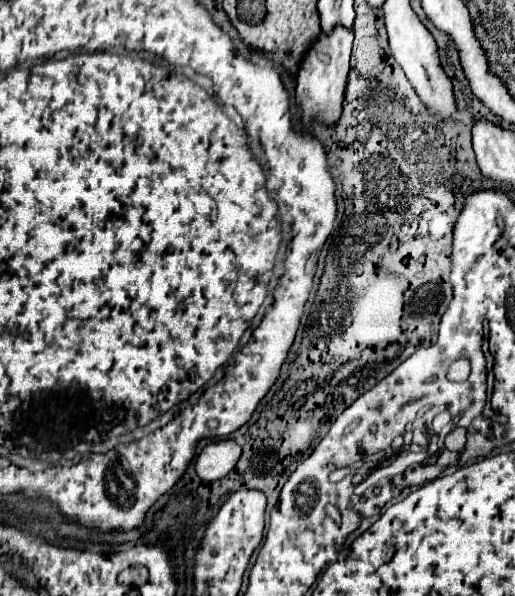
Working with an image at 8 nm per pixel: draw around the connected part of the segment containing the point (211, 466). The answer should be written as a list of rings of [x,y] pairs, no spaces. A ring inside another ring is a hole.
[[[233,439],[209,443],[197,457],[195,471],[203,481],[216,481],[235,467],[240,456],[241,445]]]

